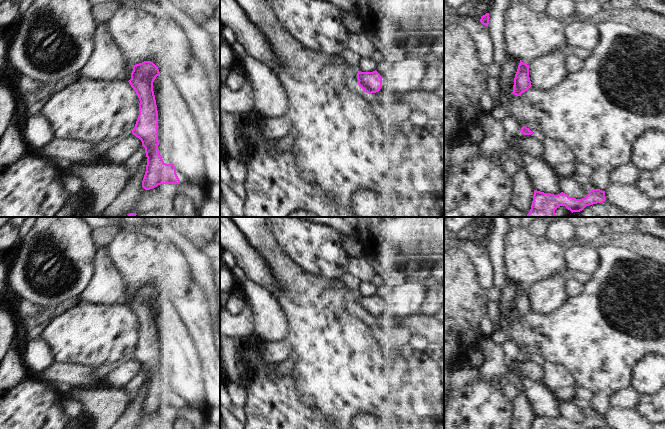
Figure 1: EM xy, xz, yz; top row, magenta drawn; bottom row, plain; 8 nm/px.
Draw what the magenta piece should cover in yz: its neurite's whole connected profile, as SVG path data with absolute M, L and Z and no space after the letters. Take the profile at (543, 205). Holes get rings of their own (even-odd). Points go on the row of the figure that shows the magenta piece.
M592 189L587 196L582 199L569 197L561 192L558 195L547 194L534 190L531 209L528 217L555 217L555 210L560 206L565 206L573 212L580 212L586 206L605 202L605 191Z

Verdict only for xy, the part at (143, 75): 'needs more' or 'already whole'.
already whole

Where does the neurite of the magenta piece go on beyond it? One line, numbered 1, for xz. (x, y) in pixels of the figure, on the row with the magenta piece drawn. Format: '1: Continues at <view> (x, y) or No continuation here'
1: No continuation here.

